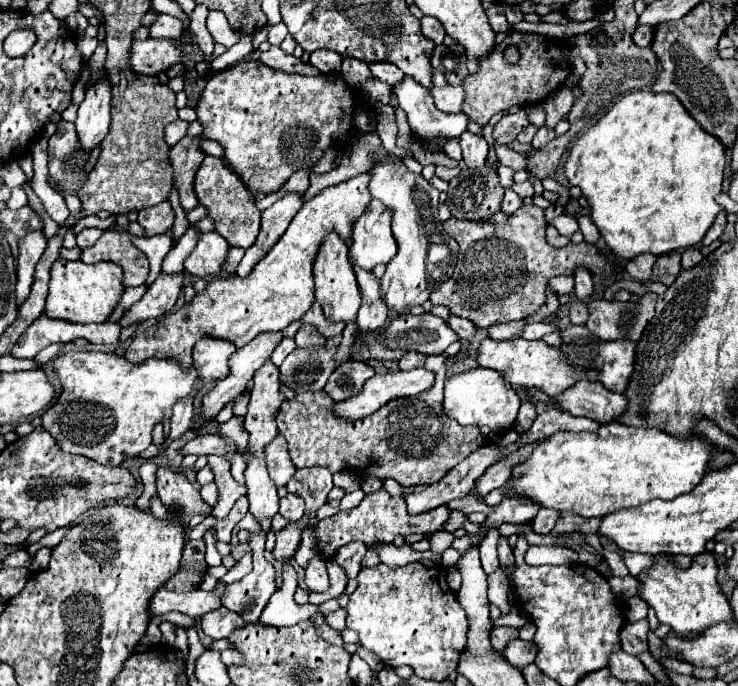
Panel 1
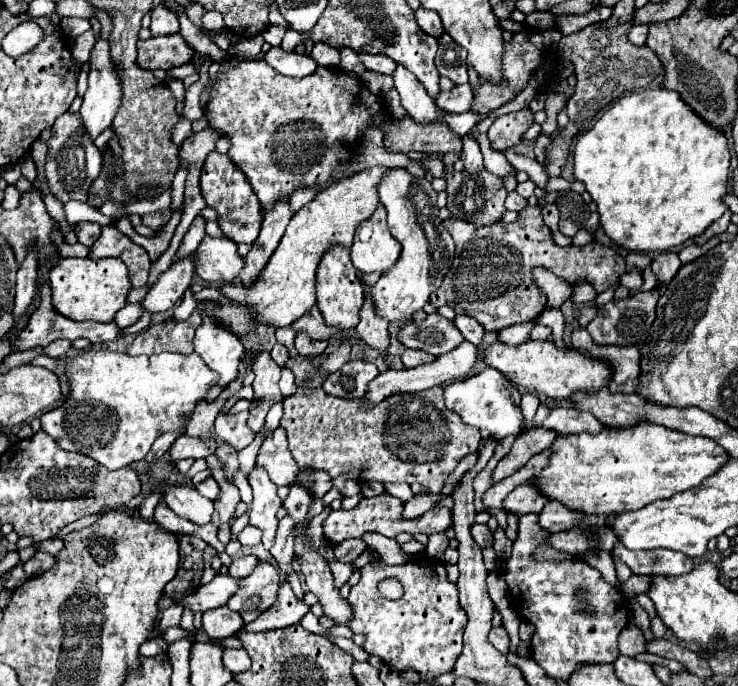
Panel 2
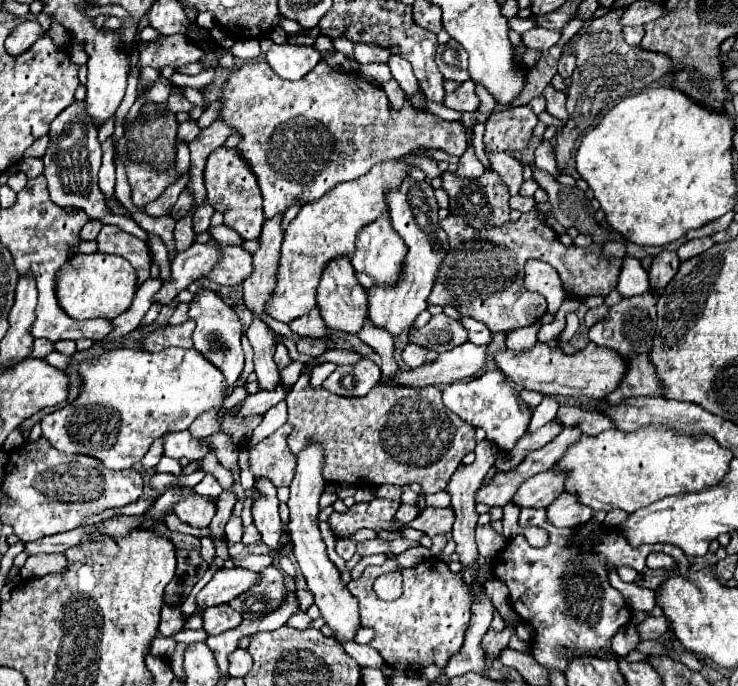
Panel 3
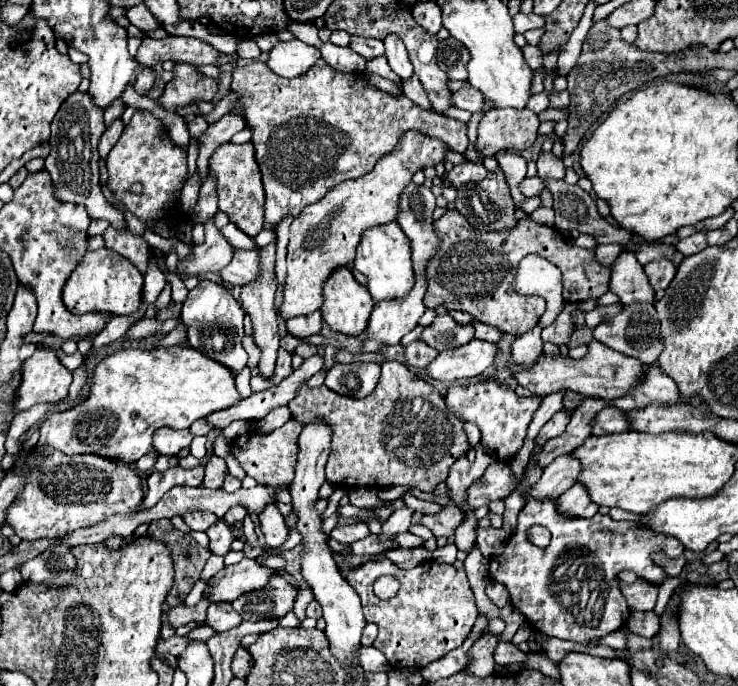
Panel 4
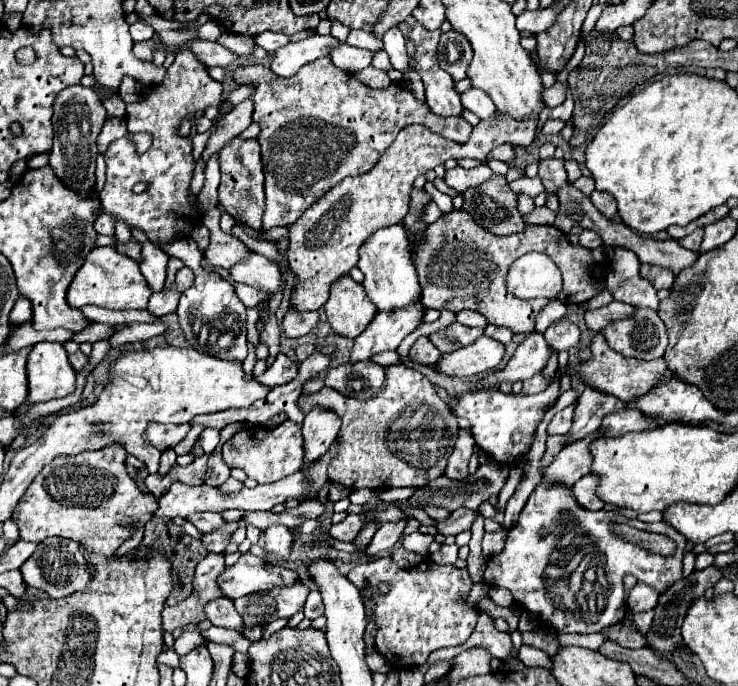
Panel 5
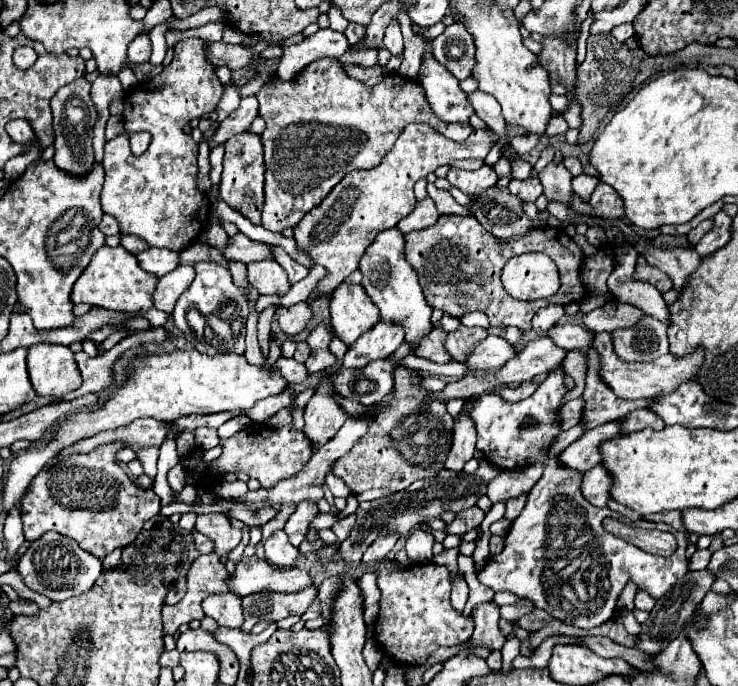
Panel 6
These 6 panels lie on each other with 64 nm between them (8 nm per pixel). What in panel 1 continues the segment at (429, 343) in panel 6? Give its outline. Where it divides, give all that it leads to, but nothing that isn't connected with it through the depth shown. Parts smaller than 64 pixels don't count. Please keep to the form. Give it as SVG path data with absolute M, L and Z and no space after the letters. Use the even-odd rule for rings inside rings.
M408 352L408 354L402 356L402 360L398 362L398 366L400 366L400 370L412 370L412 368L420 368L420 366L424 366L424 360L426 360L424 354Z

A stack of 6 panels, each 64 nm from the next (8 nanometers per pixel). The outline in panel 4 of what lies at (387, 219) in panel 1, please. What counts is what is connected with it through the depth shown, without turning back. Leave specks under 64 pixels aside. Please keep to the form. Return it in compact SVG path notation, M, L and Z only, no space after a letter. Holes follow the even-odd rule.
M388 222L364 230L352 266L368 278L368 290L374 300L402 298L412 288L414 282L408 238L404 238L404 232L400 230L400 226L396 226L396 222Z

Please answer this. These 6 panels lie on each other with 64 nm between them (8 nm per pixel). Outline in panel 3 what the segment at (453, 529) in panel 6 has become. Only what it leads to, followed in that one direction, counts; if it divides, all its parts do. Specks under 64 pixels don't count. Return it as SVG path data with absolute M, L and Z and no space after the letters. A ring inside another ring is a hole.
M424 508L420 516L414 518L408 526L434 538L438 534L448 534L452 530L452 524L454 524L452 508Z

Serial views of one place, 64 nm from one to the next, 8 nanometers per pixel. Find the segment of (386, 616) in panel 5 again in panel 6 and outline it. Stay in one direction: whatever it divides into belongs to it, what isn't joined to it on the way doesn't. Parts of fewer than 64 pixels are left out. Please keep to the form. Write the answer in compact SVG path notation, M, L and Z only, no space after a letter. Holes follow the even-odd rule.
M382 560L376 564L374 572L378 574L378 588L380 588L380 612L374 622L376 642L388 654L388 658L396 664L404 666L420 666L428 660L428 656L442 646L456 646L464 644L474 630L472 616L464 616L462 612L454 610L450 604L452 592L452 572L446 566L438 564L412 564L406 570L396 570L394 560Z

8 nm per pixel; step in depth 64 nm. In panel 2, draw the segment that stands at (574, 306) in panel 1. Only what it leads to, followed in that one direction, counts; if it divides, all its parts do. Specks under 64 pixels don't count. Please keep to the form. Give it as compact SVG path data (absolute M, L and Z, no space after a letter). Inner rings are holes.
M584 304L582 308L578 308L578 324L584 328L584 326L588 326L588 322L592 320L596 316L596 306L592 306L592 304Z

